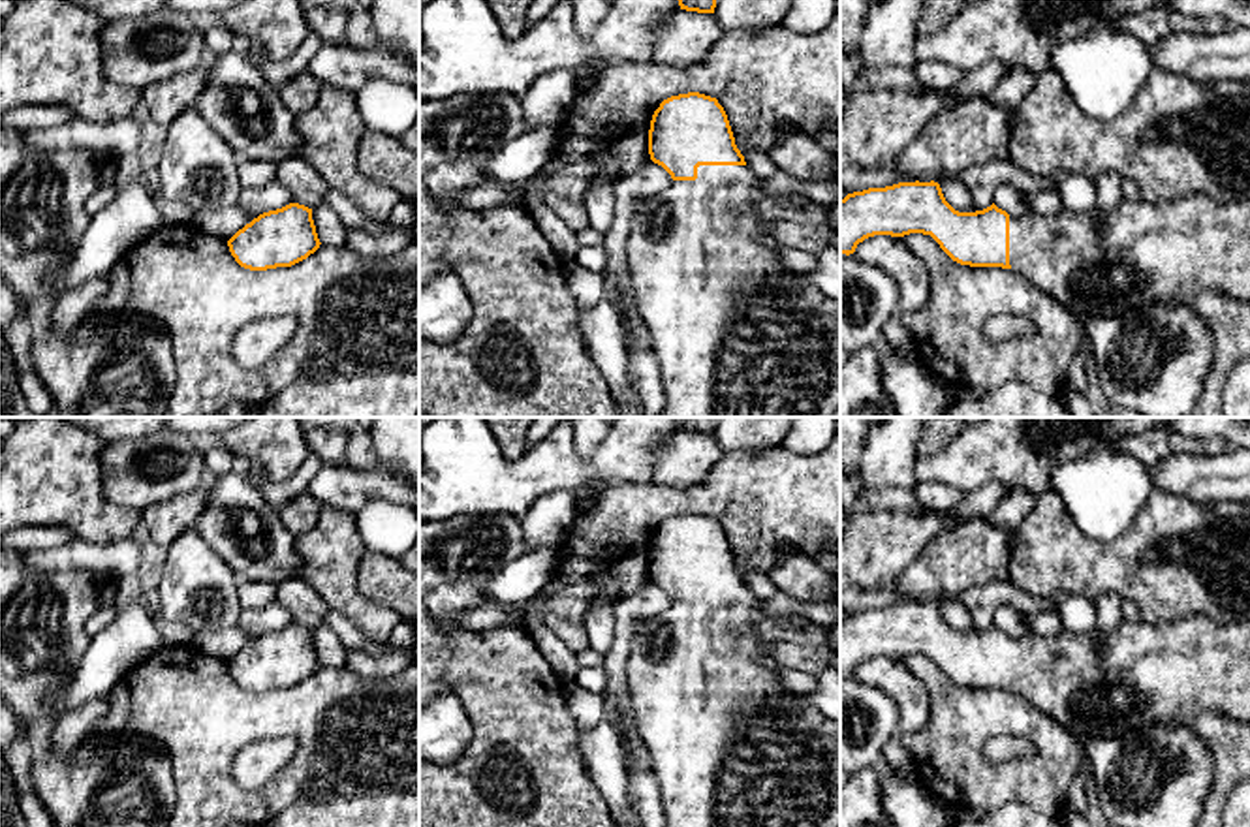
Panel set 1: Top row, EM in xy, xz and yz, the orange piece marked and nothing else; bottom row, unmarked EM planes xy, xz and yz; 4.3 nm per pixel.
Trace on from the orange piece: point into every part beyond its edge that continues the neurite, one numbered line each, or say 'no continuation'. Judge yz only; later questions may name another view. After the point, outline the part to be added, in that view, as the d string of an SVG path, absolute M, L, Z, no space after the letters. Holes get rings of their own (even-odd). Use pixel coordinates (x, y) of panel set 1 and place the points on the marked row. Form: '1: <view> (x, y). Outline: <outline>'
1: yz (1138, 254). Outline: M1122 199L1105 216L1070 209L1053 216L1009 216L1009 265L1085 323L1133 316L1158 303L1194 304L1201 293L1211 291L1250 303L1250 199Z

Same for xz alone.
1: xz (737, 335). Outline: M699 165L695 180L673 180L664 192L635 207L628 271L667 397L667 406L658 417L831 417L840 404L840 303L801 282L773 250L763 246L765 239L774 239L774 222L756 212L756 205L767 195L748 165Z

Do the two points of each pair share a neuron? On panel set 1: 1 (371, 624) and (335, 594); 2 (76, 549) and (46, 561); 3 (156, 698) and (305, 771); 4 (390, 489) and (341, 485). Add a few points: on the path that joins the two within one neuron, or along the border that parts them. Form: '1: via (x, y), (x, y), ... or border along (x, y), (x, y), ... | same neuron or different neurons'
1: via (361, 615), (344, 598) | same neuron
2: via (68, 557), (53, 561) | same neuron
3: via (202, 717), (282, 717), (292, 726) | same neuron
4: via (378, 485), (352, 485) | same neuron

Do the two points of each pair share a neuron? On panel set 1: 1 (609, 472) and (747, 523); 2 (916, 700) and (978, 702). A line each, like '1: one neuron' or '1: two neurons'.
1: two neurons
2: two neurons

